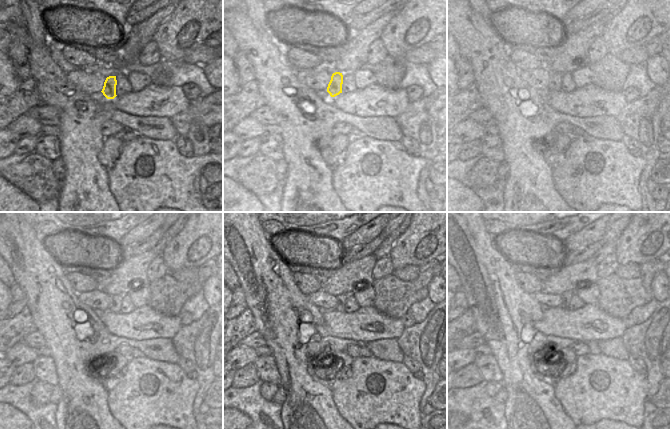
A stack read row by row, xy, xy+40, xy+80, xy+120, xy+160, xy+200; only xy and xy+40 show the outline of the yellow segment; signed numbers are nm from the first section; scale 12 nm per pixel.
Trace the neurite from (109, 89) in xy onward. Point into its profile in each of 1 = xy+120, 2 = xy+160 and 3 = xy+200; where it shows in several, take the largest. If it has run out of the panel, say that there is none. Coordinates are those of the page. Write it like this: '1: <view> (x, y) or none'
1: xy+120 (116, 301)
2: xy+160 (341, 299)
3: xy+200 (566, 297)

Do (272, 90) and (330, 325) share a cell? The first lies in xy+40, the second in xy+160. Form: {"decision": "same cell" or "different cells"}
{"decision": "different cells"}

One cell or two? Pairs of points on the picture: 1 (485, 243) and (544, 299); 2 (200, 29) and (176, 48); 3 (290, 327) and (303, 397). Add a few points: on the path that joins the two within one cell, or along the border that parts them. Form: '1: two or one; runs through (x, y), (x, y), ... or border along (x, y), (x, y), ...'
1: two; border along (533, 295), (541, 306)
2: one; runs through (194, 30), (182, 42)
3: one; runs through (290, 344), (290, 354), (296, 361), (299, 380)

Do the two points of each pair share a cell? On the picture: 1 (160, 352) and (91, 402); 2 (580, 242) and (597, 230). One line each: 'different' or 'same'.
1: same
2: same

